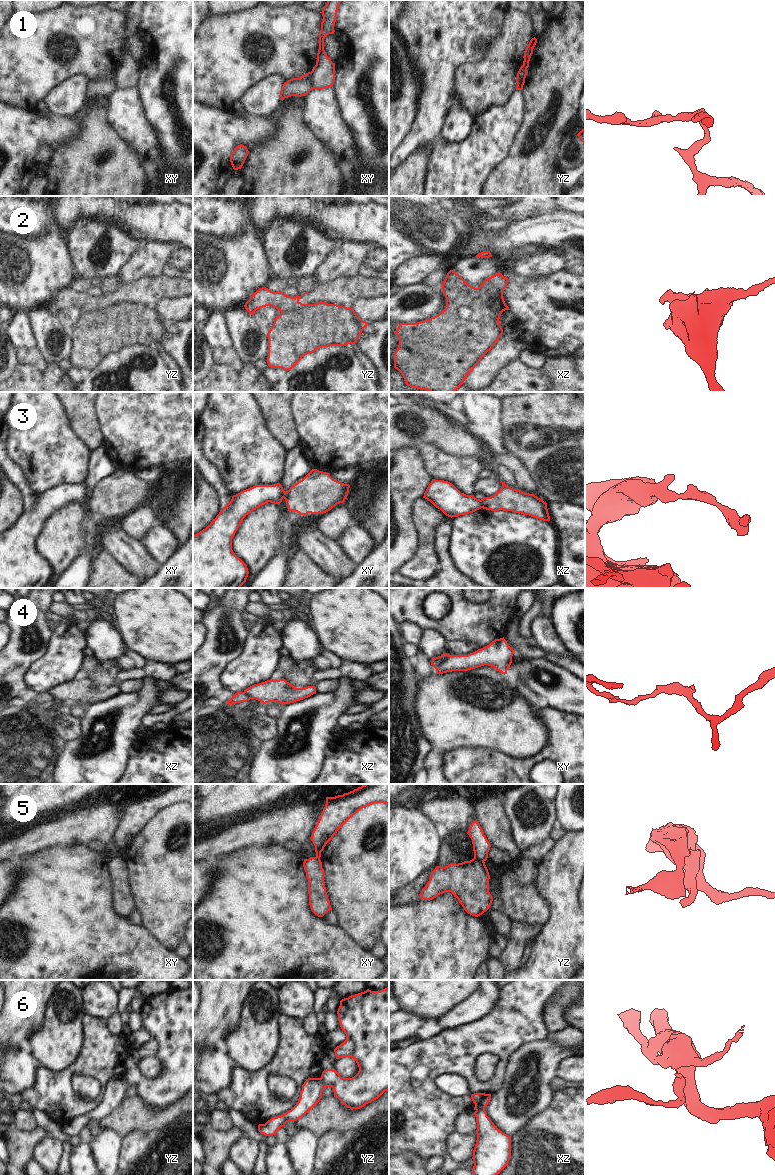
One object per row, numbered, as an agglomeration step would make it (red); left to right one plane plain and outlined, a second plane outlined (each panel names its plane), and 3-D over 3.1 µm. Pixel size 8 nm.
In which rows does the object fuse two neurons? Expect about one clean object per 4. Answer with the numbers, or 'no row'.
1, 2, 3, 4, 5, 6

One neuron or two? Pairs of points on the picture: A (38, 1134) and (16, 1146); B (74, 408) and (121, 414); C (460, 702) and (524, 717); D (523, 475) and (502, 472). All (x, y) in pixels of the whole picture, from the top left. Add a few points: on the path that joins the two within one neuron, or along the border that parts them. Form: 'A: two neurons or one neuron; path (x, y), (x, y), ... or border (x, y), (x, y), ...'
A: one neuron; path (33, 1138), (21, 1144)
B: two neurons; border (94, 402), (101, 434)
C: one neuron; path (476, 712), (486, 712), (496, 717), (508, 717)
D: two neurons; border (496, 464), (505, 466), (524, 491)

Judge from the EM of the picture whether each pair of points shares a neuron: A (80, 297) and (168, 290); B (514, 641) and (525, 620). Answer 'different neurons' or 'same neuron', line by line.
A: same neuron
B: different neurons

